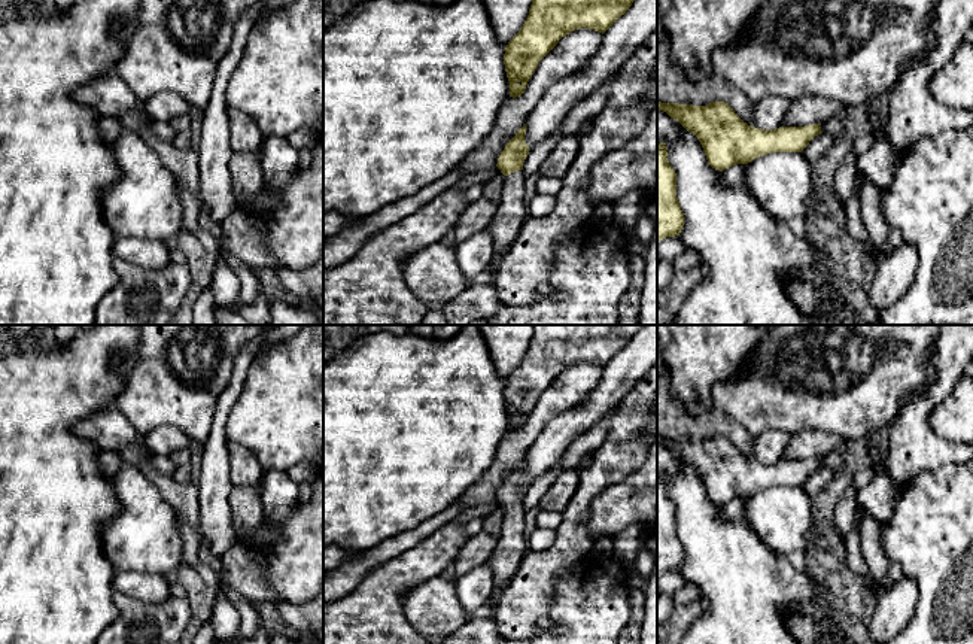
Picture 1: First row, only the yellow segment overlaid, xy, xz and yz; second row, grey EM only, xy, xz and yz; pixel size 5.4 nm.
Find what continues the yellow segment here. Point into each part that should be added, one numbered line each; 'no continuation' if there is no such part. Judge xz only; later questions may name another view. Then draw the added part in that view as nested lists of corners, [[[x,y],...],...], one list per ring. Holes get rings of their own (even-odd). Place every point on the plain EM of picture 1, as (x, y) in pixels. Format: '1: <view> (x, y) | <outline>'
1: xz (511, 546) | [[[523,504],[505,510],[501,535],[487,559],[496,587],[508,586],[527,553],[527,540],[523,534],[524,513]]]

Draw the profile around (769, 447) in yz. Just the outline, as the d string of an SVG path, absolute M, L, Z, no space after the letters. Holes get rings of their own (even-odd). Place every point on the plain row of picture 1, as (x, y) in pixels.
M767 429L761 435L755 435L752 452L747 458L761 464L776 464L782 461L791 435L779 429Z

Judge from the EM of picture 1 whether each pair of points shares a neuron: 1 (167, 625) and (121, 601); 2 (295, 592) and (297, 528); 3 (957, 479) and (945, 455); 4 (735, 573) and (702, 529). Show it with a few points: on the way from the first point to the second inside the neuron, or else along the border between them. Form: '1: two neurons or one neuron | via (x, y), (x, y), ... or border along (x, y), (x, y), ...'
1: one neuron | via (155, 625), (145, 625), (133, 613)
2: one neuron | via (295, 576), (297, 544)
3: two neurons | border along (957, 462), (917, 476)
4: one neuron | via (726, 562), (707, 540)

